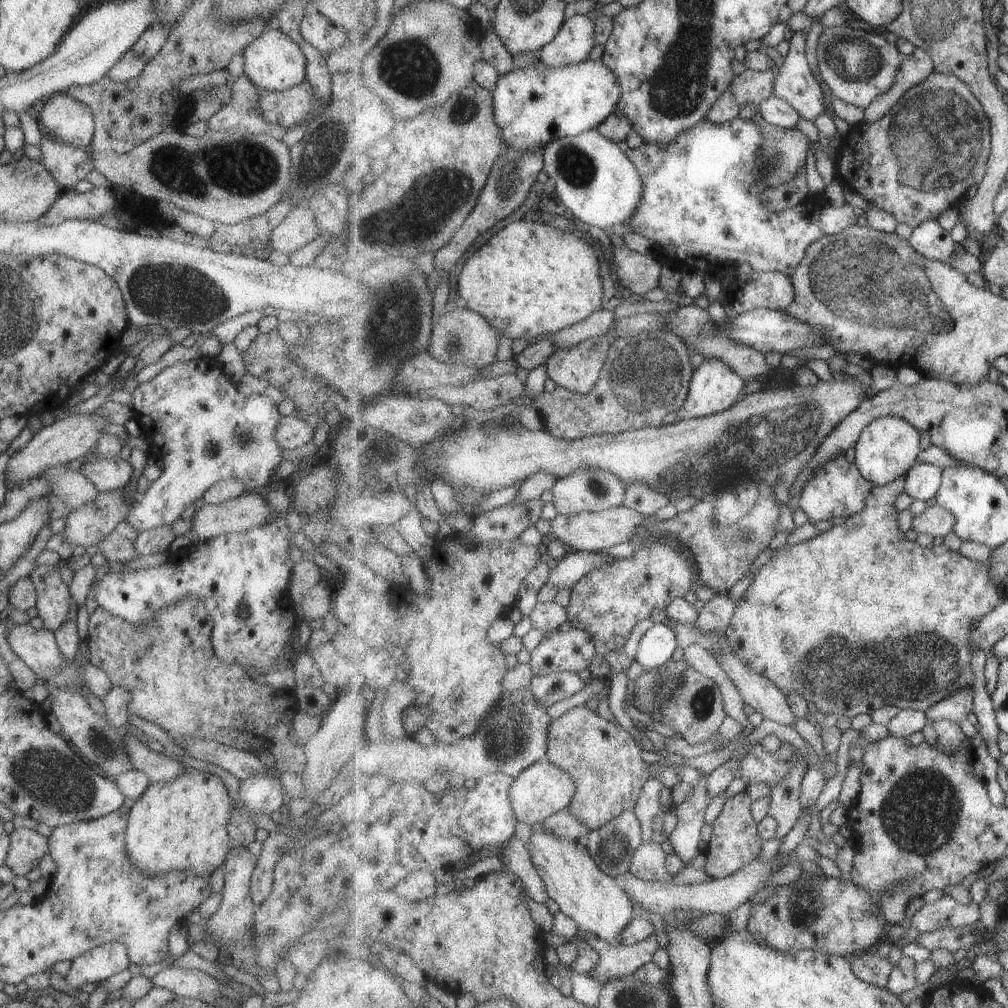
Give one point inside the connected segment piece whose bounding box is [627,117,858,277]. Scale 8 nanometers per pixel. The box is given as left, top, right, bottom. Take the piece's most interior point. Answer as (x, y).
(701, 192)

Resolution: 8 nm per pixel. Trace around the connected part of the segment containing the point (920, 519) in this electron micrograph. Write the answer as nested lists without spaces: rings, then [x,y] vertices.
[[[940,504],[928,508],[922,516],[918,515],[915,517],[914,530],[918,534],[932,534],[934,538],[936,536],[946,538],[950,533],[954,533],[956,523],[958,522],[956,513]]]

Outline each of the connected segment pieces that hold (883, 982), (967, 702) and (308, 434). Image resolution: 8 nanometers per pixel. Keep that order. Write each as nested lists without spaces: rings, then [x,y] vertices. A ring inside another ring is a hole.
[[[876,948],[855,954],[851,957],[856,974],[870,984],[888,989],[895,964],[880,956]]]
[[[973,687],[962,689],[955,695],[940,701],[935,707],[929,708],[930,721],[951,720],[957,723],[966,720],[973,713],[975,707],[975,694]]]
[[[298,414],[281,416],[274,433],[274,440],[282,450],[294,449],[317,440],[315,437],[315,424],[310,420],[302,420]]]

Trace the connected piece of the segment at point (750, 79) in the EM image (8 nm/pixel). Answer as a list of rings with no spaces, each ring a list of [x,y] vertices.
[[[747,69],[734,79],[730,89],[742,106],[752,103],[759,109],[765,100],[775,94],[777,75],[776,69],[765,71]]]

